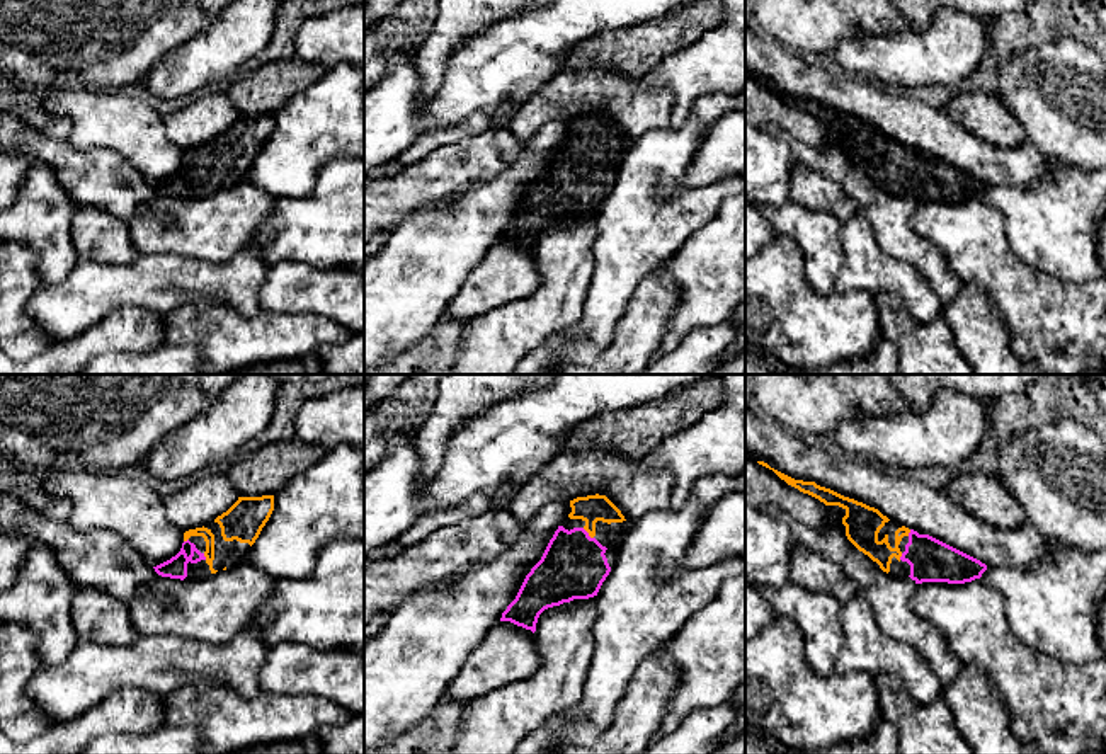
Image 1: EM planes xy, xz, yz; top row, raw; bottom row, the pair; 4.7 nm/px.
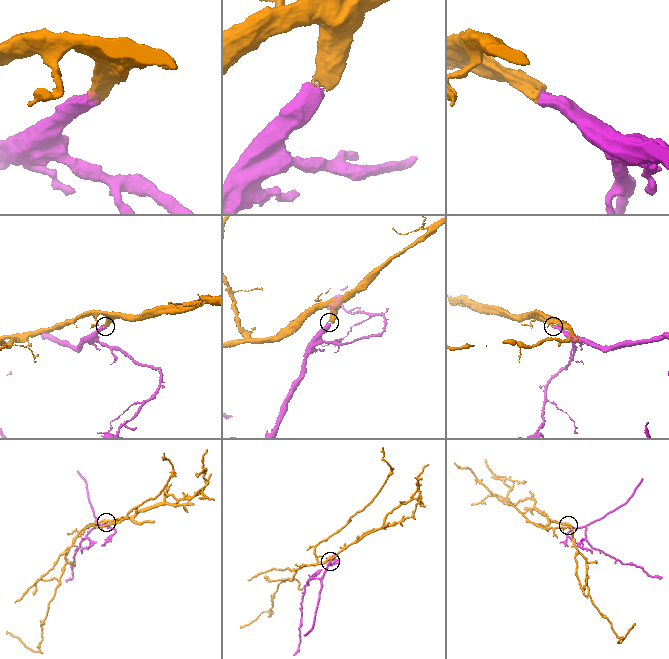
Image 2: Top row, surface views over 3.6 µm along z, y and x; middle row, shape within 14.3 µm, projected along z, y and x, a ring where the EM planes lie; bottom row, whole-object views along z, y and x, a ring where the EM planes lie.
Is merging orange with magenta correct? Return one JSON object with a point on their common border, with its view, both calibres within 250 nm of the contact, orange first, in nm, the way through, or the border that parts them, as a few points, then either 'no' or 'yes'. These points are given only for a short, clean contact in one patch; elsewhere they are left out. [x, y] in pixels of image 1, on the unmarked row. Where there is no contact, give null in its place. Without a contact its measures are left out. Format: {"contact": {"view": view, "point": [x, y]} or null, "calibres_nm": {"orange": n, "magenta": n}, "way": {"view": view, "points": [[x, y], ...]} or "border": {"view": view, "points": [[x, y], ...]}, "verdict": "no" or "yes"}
{"contact": {"view": "xz", "point": [587, 150]}, "calibres_nm": {"orange": 130, "magenta": 300}, "way": {"view": "xz", "points": [[596, 126], [591, 131], [587, 150], [579, 160], [574, 184]]}, "verdict": "yes"}

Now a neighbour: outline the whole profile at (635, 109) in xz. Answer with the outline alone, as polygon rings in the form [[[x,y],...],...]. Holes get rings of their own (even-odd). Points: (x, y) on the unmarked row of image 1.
[[[560,68],[519,107],[507,129],[526,141],[550,121],[599,112],[633,143],[650,129],[667,128],[672,106],[674,95],[669,89],[645,89],[640,80],[613,68]]]

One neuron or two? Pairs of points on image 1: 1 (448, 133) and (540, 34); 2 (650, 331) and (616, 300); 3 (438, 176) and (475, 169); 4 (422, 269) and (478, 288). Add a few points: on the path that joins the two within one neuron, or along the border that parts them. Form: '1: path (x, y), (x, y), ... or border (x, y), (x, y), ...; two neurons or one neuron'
1: border (490, 123), (472, 114), (421, 137); two neurons
2: border (650, 274), (635, 290), (627, 312), (608, 342); two neurons
3: path (446, 172), (467, 169); one neuron
4: border (487, 251), (443, 315); two neurons

